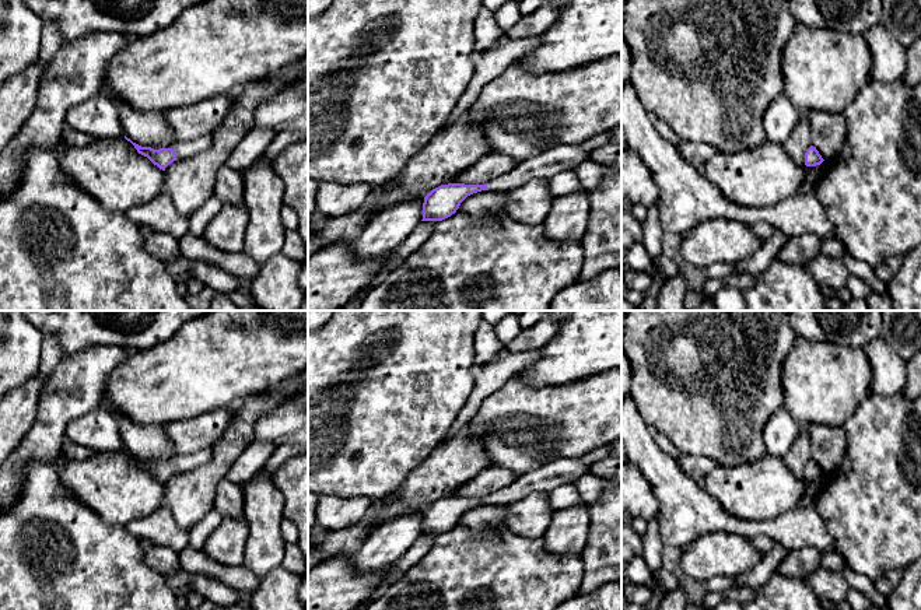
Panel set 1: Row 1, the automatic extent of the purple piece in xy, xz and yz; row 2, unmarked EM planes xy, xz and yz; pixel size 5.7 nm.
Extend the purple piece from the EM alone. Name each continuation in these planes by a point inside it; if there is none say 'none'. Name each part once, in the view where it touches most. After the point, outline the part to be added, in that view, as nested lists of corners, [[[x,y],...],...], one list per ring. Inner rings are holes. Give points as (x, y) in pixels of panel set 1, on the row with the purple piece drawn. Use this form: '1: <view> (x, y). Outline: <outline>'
1: xy (184, 150). Outline: [[[206,133],[189,141],[179,141],[171,148],[175,151],[178,159],[185,159],[211,147],[211,133]]]

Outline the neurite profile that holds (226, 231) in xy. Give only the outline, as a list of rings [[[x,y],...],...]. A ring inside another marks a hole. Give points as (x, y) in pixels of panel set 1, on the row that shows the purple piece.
[[[245,203],[223,206],[221,211],[206,227],[203,236],[217,250],[239,253],[244,250],[248,224],[249,214]]]

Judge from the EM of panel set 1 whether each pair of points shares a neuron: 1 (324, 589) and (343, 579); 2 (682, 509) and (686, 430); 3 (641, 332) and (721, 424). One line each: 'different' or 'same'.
1: same
2: different
3: same

